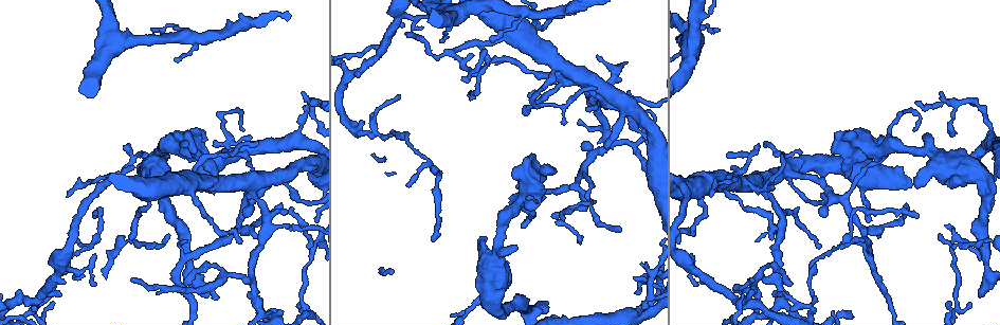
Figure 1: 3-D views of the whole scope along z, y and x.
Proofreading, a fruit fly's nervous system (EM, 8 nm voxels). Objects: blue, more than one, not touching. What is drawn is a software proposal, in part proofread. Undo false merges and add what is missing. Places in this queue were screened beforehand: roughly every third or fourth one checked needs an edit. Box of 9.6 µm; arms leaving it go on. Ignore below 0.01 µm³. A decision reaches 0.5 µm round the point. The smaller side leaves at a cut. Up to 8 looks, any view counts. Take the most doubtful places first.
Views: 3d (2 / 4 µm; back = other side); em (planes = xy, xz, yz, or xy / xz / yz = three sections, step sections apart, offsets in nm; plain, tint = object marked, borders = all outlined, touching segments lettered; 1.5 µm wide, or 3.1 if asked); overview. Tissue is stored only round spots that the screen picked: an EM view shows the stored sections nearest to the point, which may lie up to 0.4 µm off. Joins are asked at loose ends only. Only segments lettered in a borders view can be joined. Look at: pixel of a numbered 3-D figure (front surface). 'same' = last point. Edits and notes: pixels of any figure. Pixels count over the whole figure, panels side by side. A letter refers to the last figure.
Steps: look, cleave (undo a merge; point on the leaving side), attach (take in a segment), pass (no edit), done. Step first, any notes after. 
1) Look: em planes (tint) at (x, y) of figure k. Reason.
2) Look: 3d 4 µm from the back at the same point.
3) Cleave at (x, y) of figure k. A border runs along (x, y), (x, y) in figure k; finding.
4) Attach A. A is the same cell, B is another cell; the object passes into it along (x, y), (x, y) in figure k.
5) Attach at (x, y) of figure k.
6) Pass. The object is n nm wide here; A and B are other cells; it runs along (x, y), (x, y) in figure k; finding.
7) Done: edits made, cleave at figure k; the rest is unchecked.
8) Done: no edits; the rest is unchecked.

Look: 3d 2 µm at (303, 91) of figure 1. Thin end.

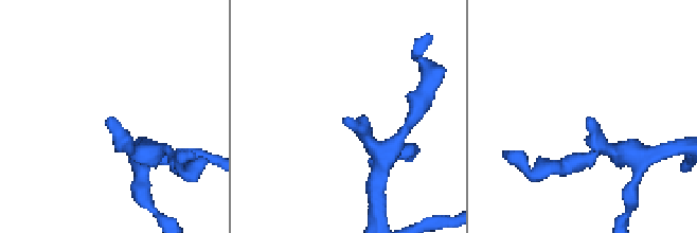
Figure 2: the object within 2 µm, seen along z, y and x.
Look: em xz step 4 (borders) at (107, 118) of figure 2. Now the EM.

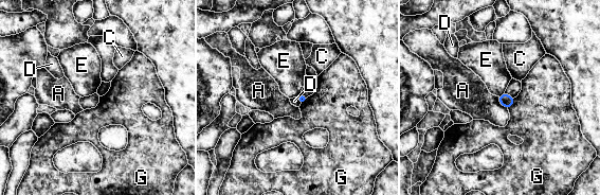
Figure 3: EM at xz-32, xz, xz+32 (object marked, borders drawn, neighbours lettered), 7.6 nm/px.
Pass. A, C, D, E and G are other cells; a border runs along (296, 96), (301, 103) in figure 3; none of them fits.

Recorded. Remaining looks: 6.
Look: 3d 2 µm at (634, 276) of figure 1. Tapers out.

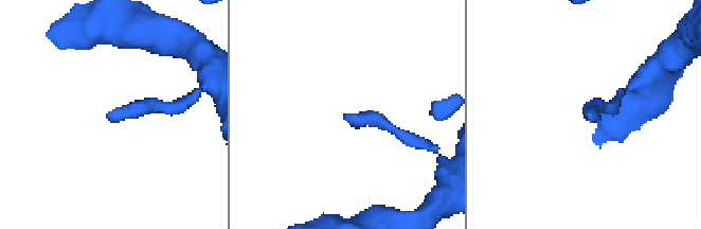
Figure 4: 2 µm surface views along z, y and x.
Look: em planes (borders) at (583, 112) of figure 4. Shape alone is not enough.

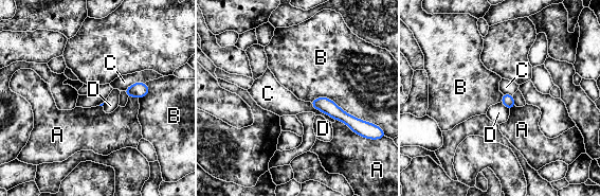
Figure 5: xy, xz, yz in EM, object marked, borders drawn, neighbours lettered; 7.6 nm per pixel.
Pass. The longest contact is with B, 600 nm; A, B, C and D are other cells; a border runs along (310, 101), (328, 98), (383, 131) in figure 5; no lettered segment goes on from it.

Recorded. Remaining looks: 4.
Look: em yz step 8 (tint) at (83, 276) of figure 1. Free end.

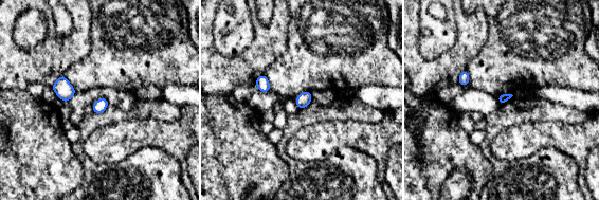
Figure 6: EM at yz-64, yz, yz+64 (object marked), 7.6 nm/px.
Look: em planes (tint) at the same point. Cut it another way.

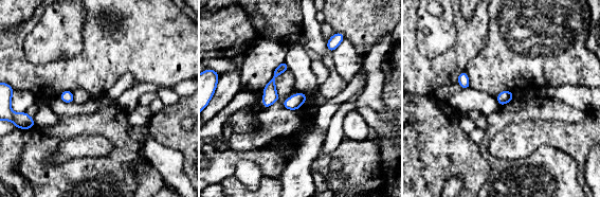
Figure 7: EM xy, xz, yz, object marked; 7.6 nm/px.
Look: em planes (borders) at the same point. See the neighbours.

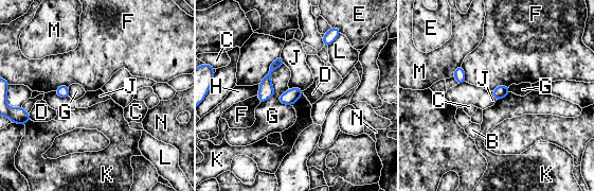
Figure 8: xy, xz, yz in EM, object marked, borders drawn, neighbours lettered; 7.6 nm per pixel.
Pass. The longest contact is with G, 360 nm; B, C, D, E, F, G, H, J, K, L, M and N are other cells; none of them fits.

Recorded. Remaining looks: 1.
Done: no edits; the rest is unchecked.

